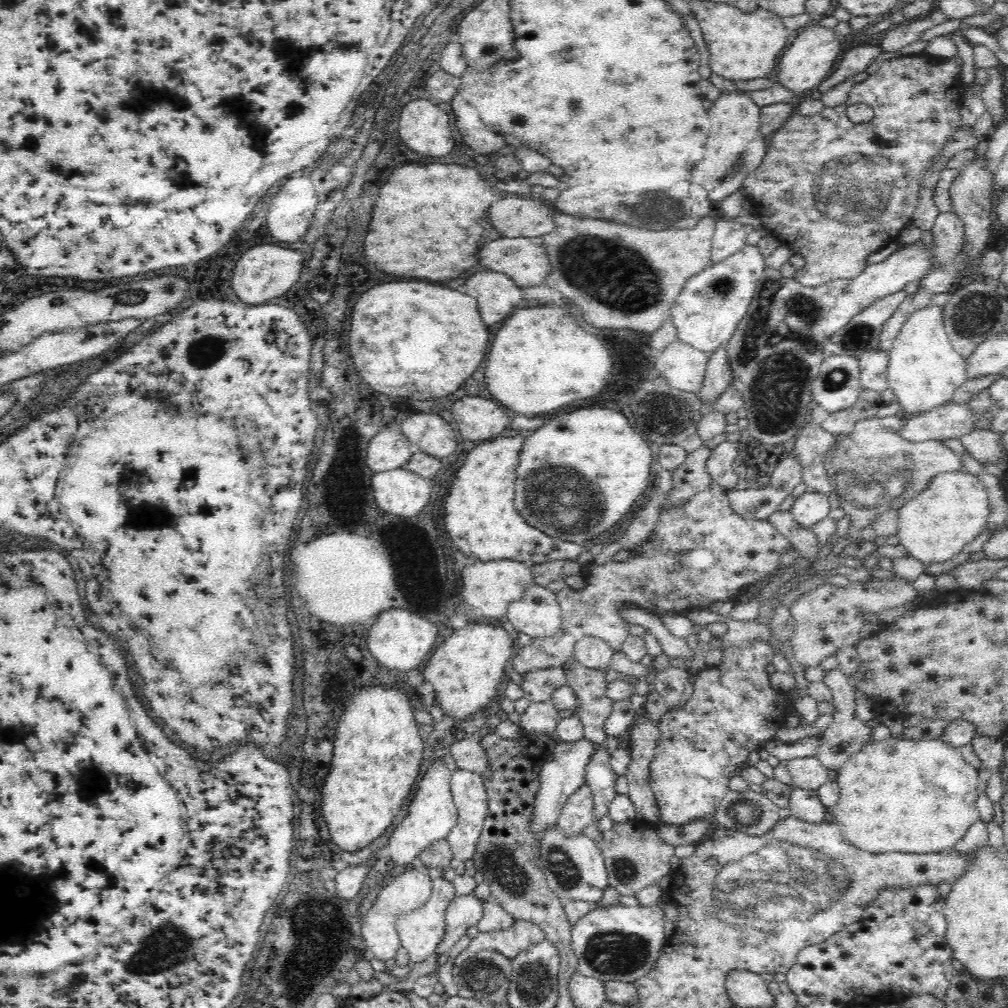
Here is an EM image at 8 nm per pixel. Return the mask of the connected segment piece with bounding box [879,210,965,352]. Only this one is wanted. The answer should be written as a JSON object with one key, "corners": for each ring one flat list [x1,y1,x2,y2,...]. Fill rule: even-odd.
{"corners":[[953,210,944,212,936,218,934,227,932,228,932,235,934,236,932,244,932,272,926,274,926,278,920,279,920,287,914,294,902,301,902,304,896,308,896,312,892,318,888,318,888,322,884,324,882,332,880,333,880,347,879,349,889,352,896,341,896,337,904,326,905,320,908,320,912,313,918,312,932,304,932,296,936,294,948,293,955,288,955,283,960,277,959,268,956,267,956,258,961,250,961,245,965,242,964,237,964,223,960,221,958,215]]}

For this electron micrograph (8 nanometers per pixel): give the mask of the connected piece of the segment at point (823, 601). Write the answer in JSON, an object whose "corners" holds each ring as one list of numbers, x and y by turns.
{"corners":[[898,576,893,579,876,579,866,582,851,582,840,588,828,582,808,591,796,599,791,612,791,646,794,656,802,666,818,666,828,656,836,654,842,647,856,645,859,632,866,622,865,612,879,613,889,608,914,601,918,591,912,582]]}

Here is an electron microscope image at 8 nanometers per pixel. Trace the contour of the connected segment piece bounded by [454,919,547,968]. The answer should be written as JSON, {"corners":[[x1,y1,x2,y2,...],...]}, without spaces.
{"corners":[[515,919,508,930,494,930,494,932,478,932,465,948,455,958,454,964,461,968,466,960,482,950,492,950,503,954,506,958,513,959,517,954,526,950,528,946,542,942,547,938,547,933,533,923]]}

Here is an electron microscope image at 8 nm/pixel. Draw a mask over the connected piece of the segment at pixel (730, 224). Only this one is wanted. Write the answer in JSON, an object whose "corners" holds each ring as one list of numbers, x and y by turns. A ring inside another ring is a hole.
{"corners":[[720,220,714,230,711,263,726,261,732,254,737,254,744,249,747,240,747,234,742,225,730,220]]}

